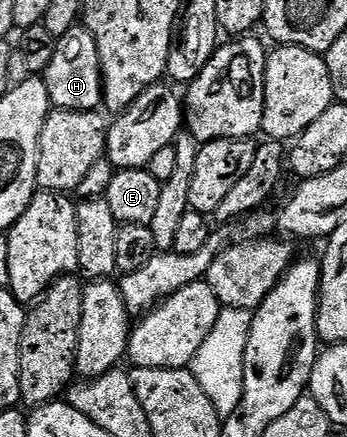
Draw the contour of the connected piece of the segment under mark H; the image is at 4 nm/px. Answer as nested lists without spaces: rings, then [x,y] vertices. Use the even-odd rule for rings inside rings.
[[[83,26],[71,28],[66,34],[58,37],[54,58],[44,68],[42,79],[49,98],[52,99],[52,108],[61,112],[95,112],[104,102],[104,79],[100,69],[100,59],[98,58],[98,46],[88,29]]]

